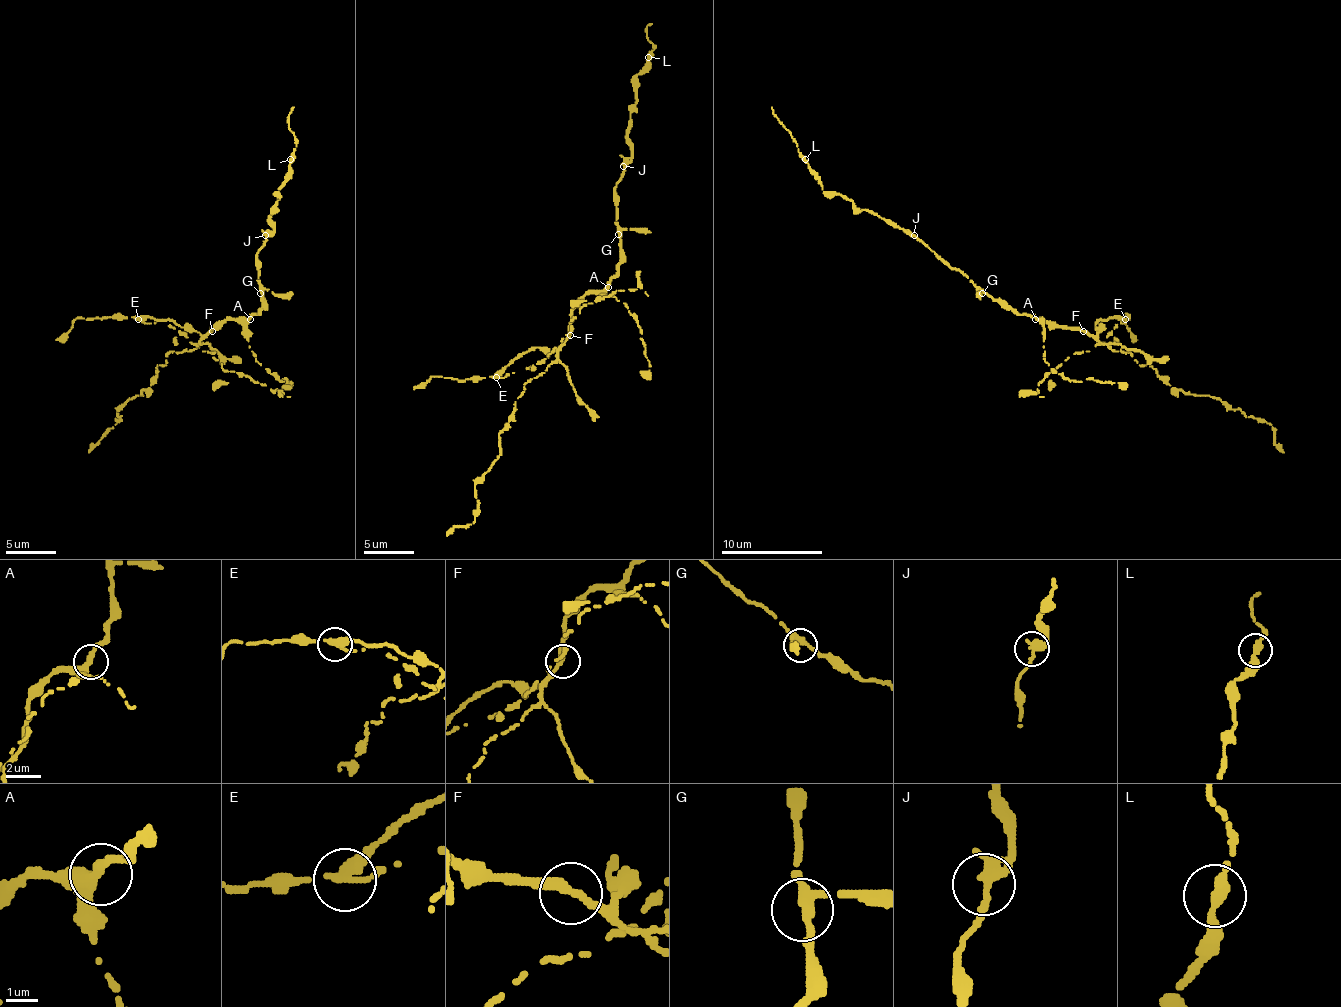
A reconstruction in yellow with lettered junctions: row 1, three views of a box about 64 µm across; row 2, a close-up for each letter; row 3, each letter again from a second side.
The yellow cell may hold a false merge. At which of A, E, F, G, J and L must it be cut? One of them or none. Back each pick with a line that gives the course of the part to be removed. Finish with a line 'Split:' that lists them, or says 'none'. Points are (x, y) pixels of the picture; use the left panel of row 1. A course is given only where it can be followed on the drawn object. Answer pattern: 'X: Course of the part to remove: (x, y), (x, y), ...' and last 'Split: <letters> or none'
E: Course of the part to remove: (139, 319), (182, 331), (230, 372), (245, 374), (260, 384), (278, 389), (283, 397)
Split: E

